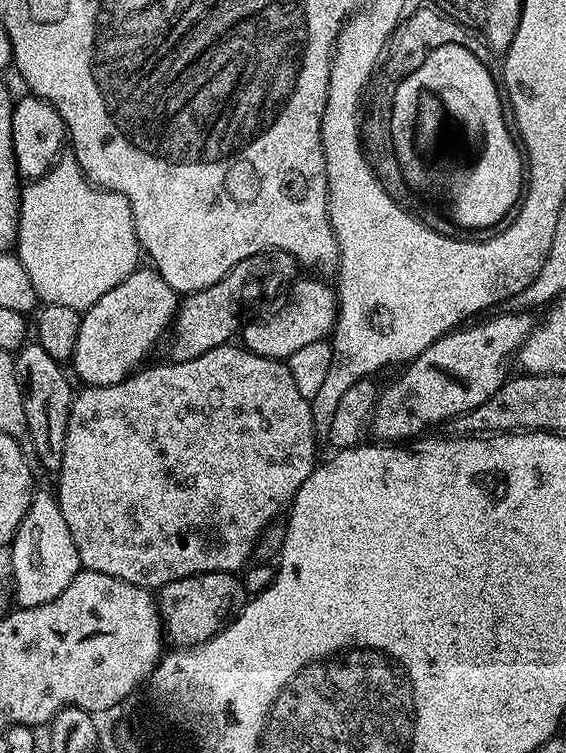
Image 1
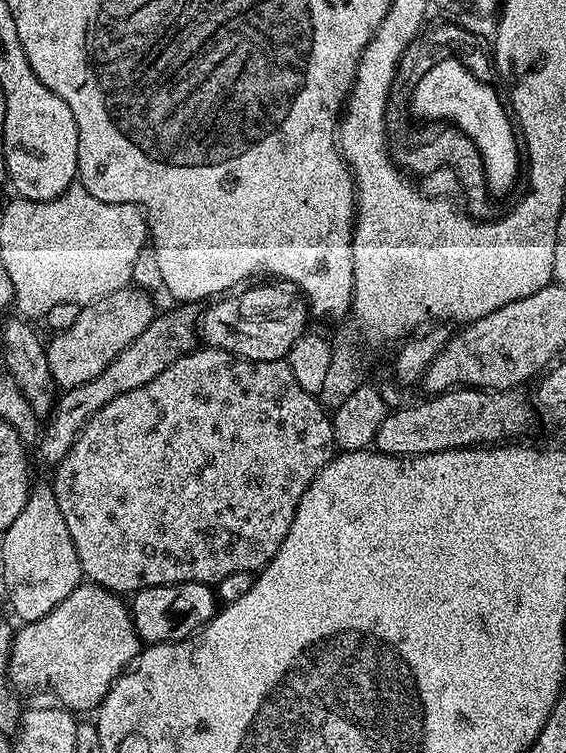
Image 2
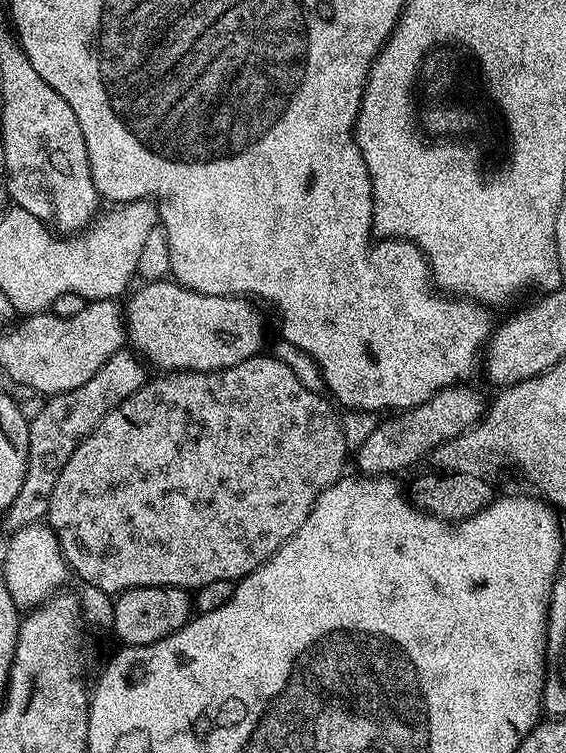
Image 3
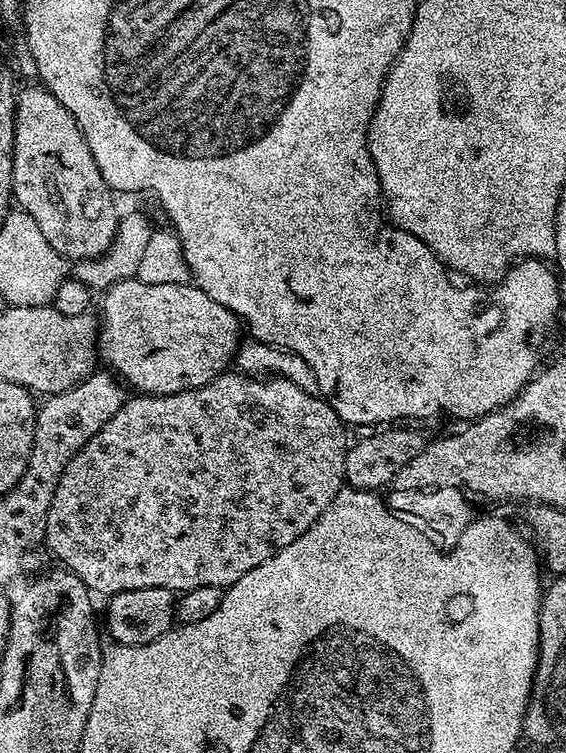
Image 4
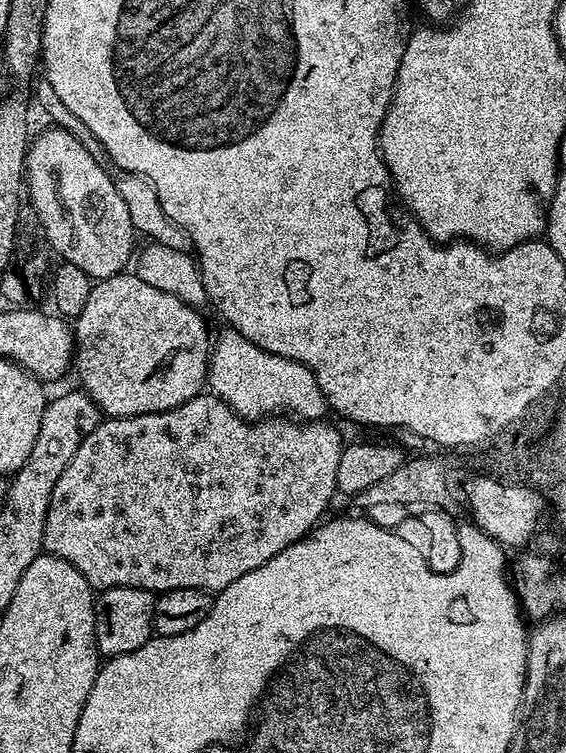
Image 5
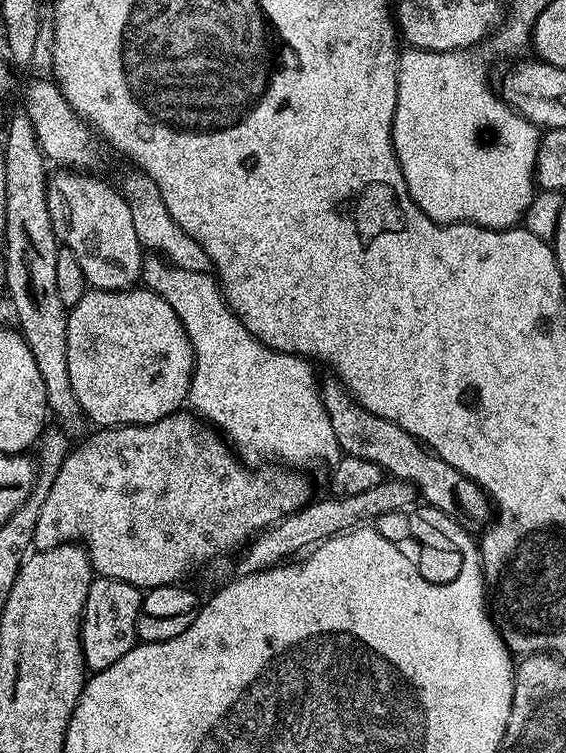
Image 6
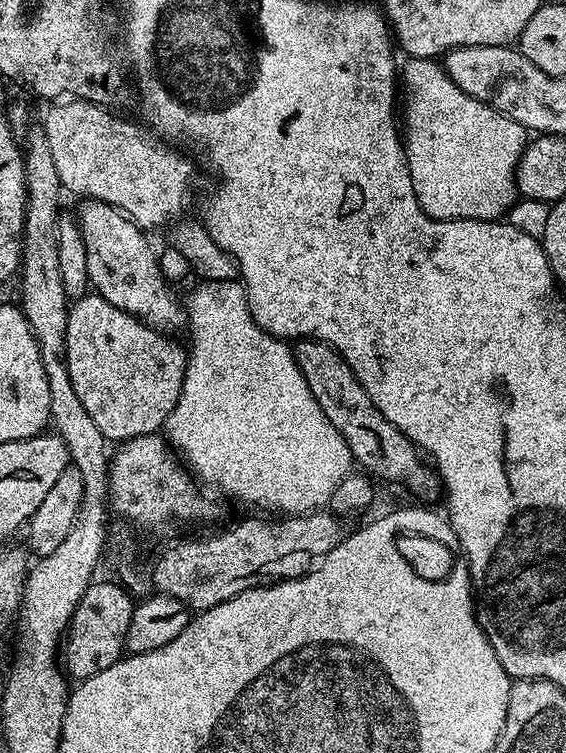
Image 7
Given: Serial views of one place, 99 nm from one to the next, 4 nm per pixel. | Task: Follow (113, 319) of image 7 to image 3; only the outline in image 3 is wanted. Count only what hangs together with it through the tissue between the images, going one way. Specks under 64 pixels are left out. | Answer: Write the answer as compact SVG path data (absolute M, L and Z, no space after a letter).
M171 279L154 280L145 283L144 288L140 288L136 293L131 293L132 301L129 302L128 308L126 304L126 336L130 341L131 347L136 349L147 360L149 365L157 364L160 370L183 370L185 372L219 372L221 368L229 368L235 364L241 364L244 360L249 360L252 356L257 355L261 351L260 348L264 344L264 320L260 317L260 312L255 308L251 299L243 296L207 296L206 294L198 294L194 290L182 287L181 284L173 282Z

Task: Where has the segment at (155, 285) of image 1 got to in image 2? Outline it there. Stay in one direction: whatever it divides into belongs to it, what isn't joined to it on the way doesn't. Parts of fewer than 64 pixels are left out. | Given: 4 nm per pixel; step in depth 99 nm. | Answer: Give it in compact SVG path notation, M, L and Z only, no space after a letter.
M129 286L111 292L108 296L102 296L92 303L83 305L80 313L77 314L76 320L68 328L63 329L56 334L52 341L48 340L46 347L48 352L50 374L53 375L55 383L61 389L67 390L76 388L79 384L84 384L87 380L92 380L98 374L102 374L102 370L106 370L106 366L117 354L126 347L134 338L138 338L138 334L142 334L142 330L146 330L149 320L153 319L152 304L148 301L148 296L144 292L139 292L136 286Z

